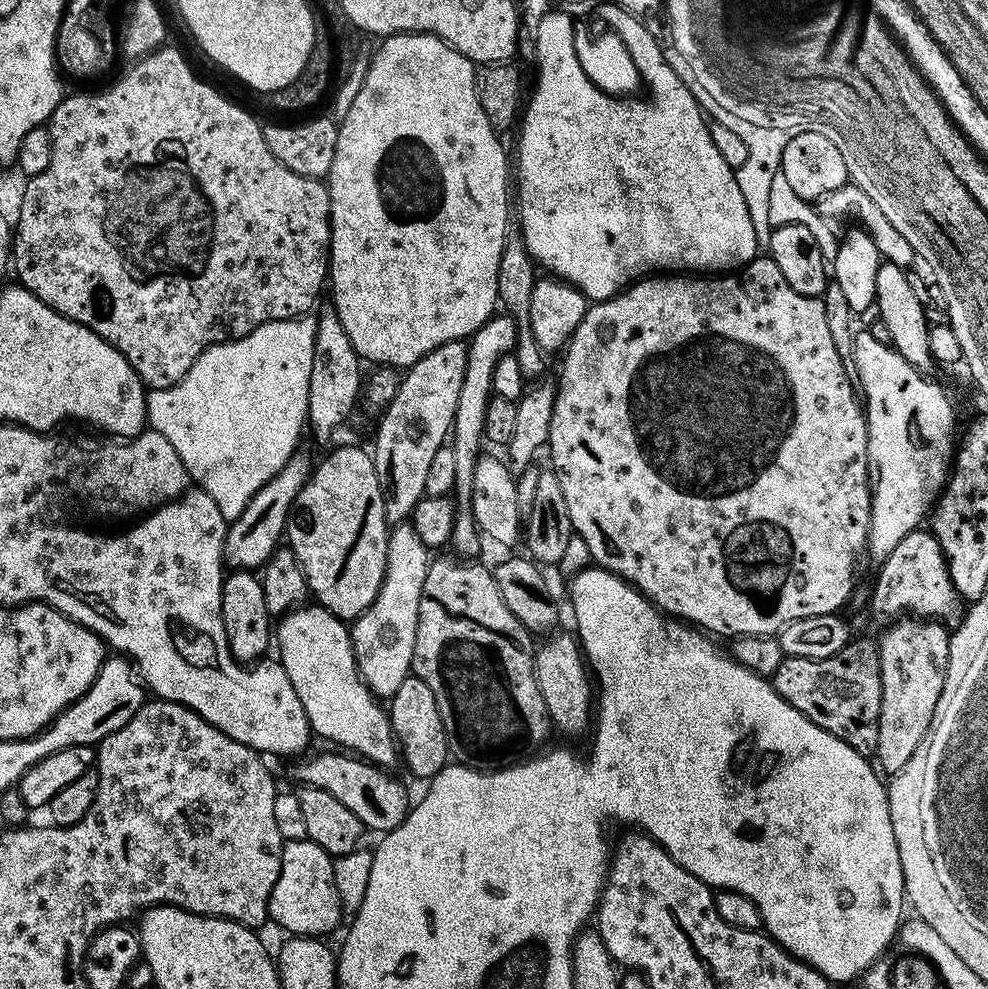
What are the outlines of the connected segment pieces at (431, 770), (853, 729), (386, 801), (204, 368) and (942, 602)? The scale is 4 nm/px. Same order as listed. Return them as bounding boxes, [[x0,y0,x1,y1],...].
[[390,674,449,778],[770,639,880,753],[296,752,410,834],[148,314,316,522],[872,530,966,626]]

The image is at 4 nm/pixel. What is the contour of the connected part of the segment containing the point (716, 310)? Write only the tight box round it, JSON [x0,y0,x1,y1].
[546,258,872,638]

